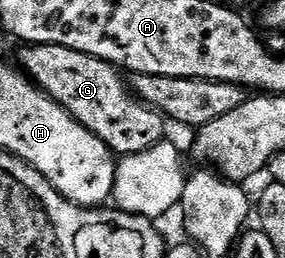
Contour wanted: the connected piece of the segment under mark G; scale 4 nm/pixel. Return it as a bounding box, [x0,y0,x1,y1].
[18,44,165,157]

